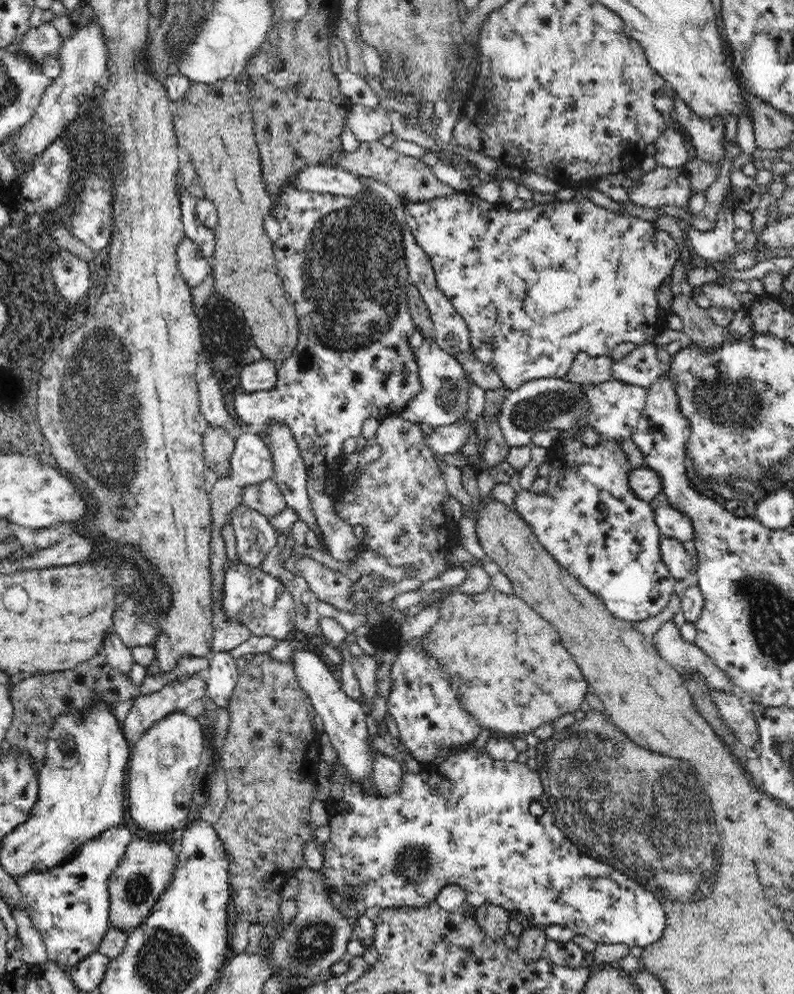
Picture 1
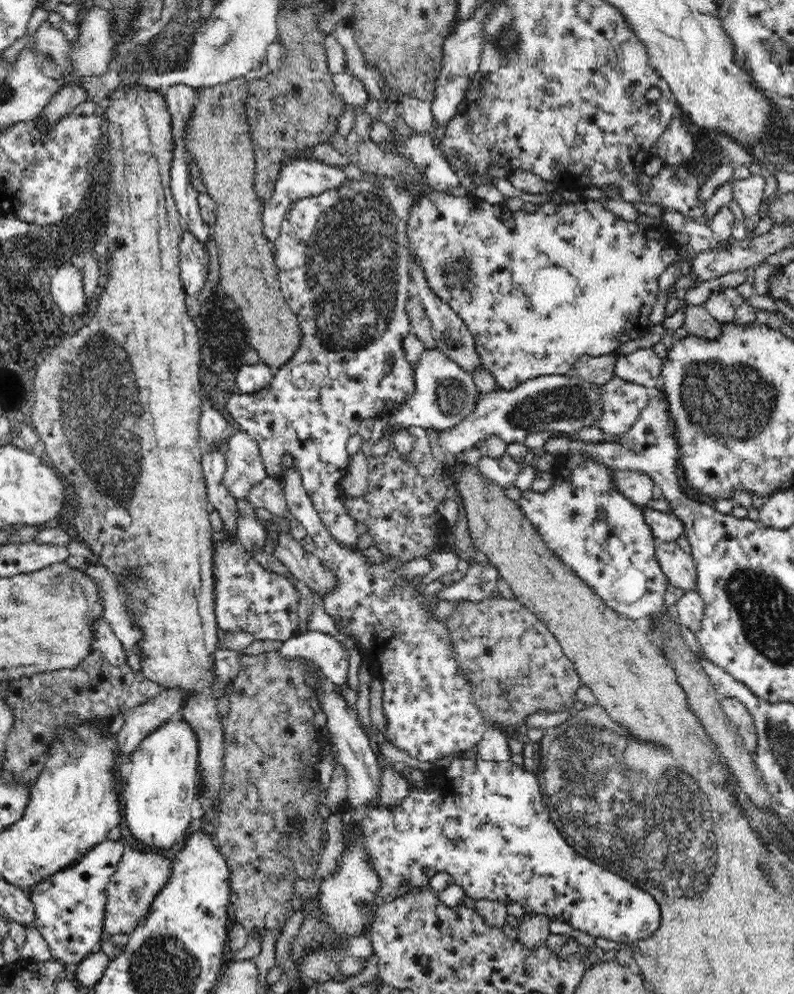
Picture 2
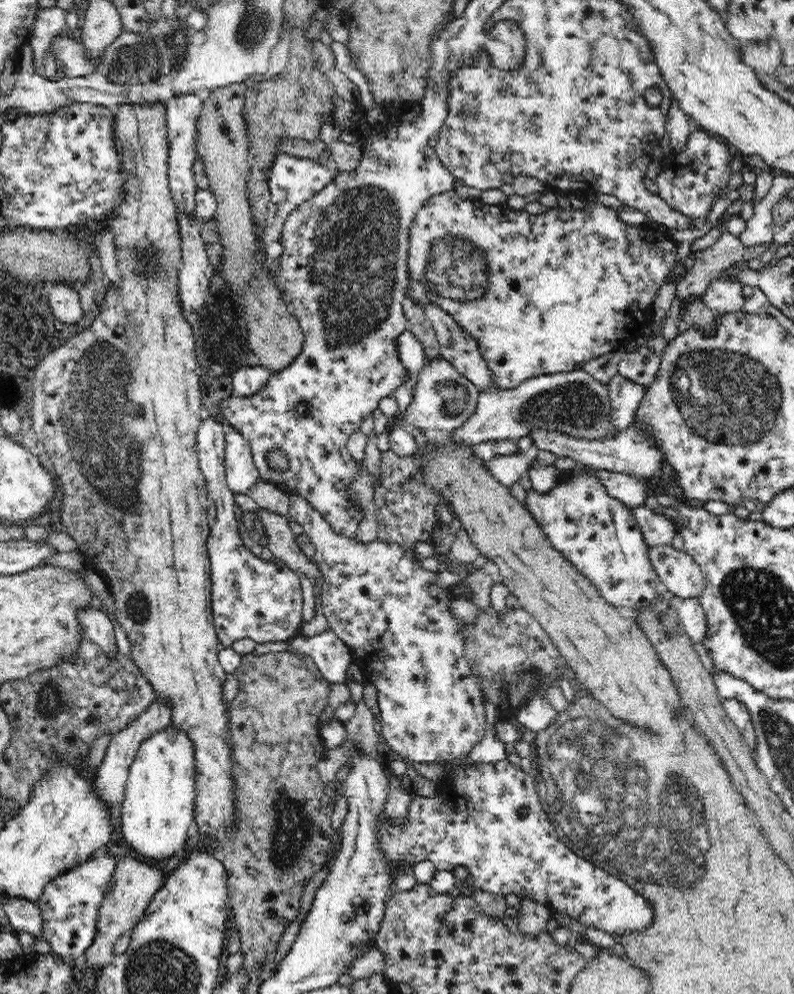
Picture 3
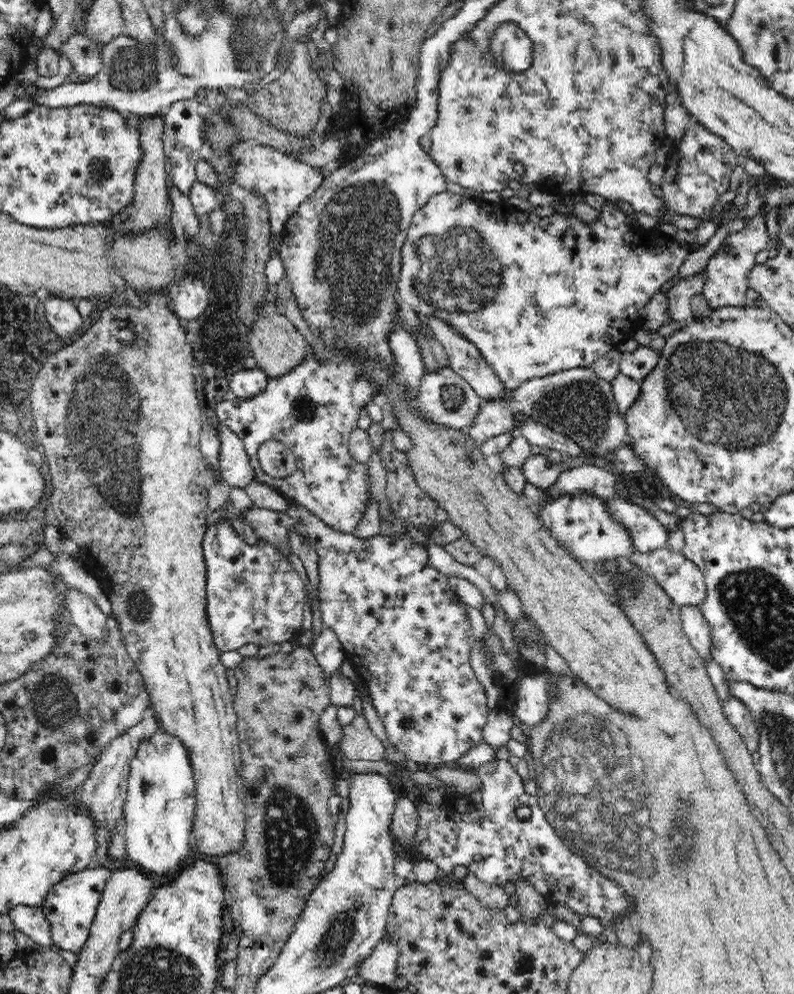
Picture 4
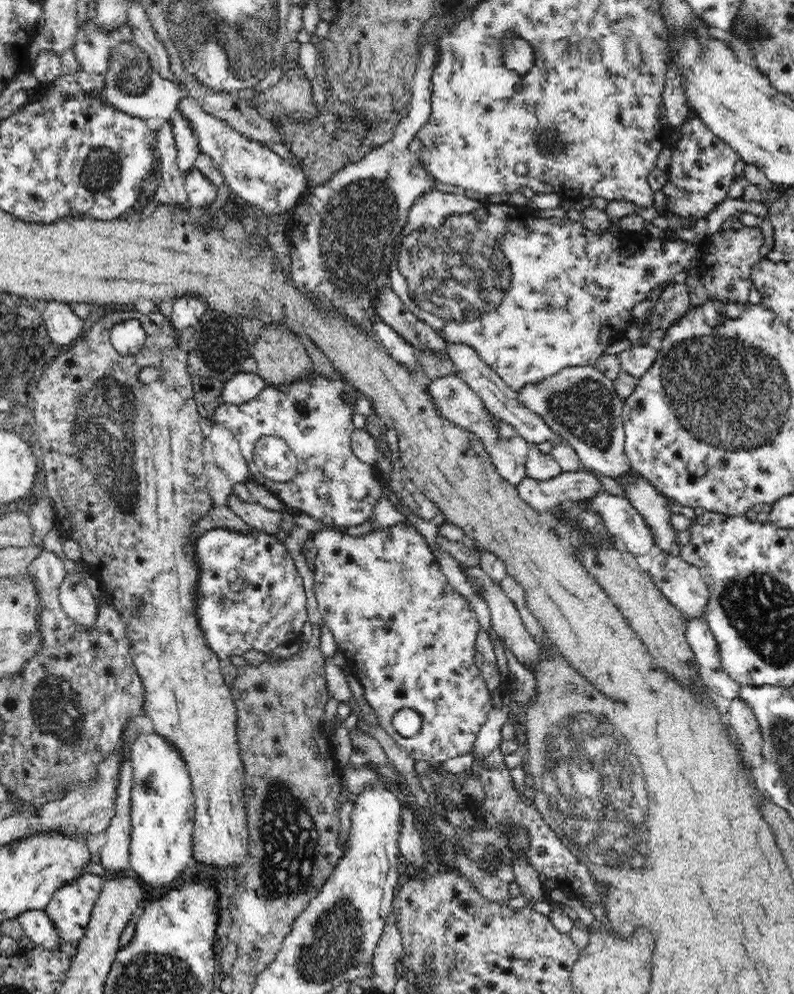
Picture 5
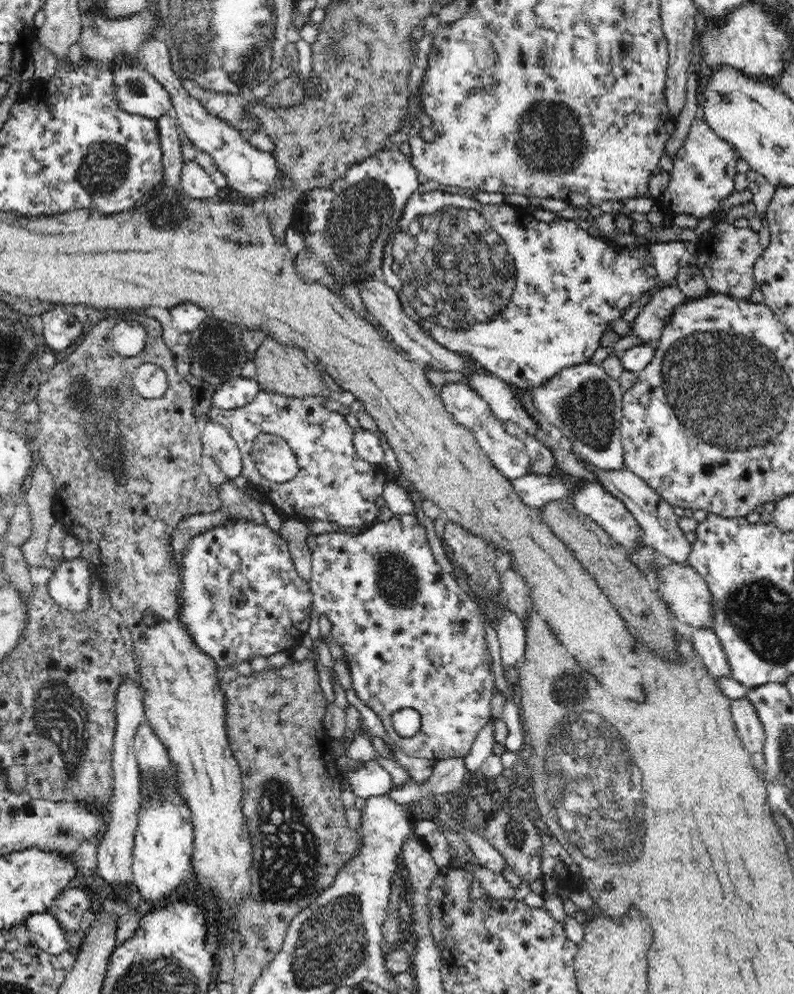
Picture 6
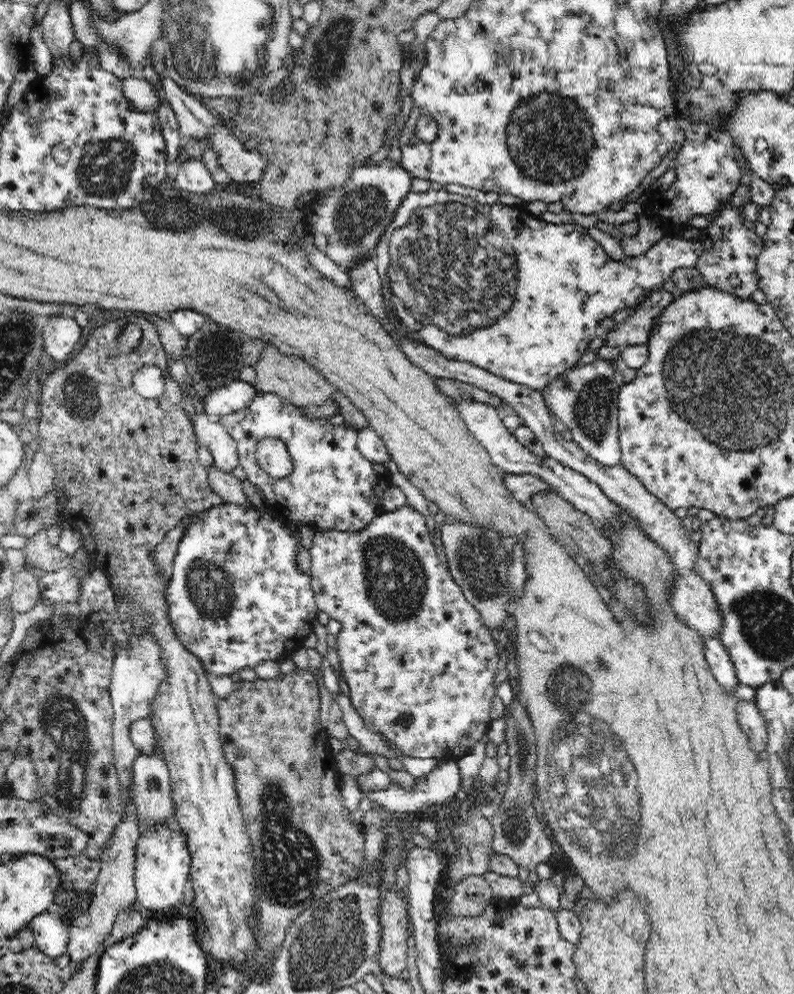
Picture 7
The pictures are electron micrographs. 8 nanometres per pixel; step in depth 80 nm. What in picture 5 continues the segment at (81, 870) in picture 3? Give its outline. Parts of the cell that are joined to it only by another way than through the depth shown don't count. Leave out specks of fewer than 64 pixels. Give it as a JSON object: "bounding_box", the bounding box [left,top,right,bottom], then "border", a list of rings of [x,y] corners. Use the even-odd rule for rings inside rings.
{"bounding_box":[44,873,106,946],"border":[[[80,873],[54,890],[54,894],[46,904],[44,912],[54,923],[56,937],[58,937],[60,944],[64,942],[64,944],[76,946],[84,938],[88,923],[90,923],[94,912],[93,908],[97,903],[100,892],[102,892],[104,880],[106,878],[102,874]]]}

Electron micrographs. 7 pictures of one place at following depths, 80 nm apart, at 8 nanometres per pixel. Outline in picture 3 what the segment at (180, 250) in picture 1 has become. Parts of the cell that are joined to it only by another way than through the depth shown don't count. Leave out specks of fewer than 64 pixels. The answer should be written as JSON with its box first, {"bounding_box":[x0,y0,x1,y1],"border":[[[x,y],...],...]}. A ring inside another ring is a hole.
{"bounding_box":[179,215,208,311],"border":[[[179,215],[181,266],[179,268],[179,290],[185,311],[198,310],[208,292],[208,255],[202,242],[202,234],[197,224],[186,215]]]}

